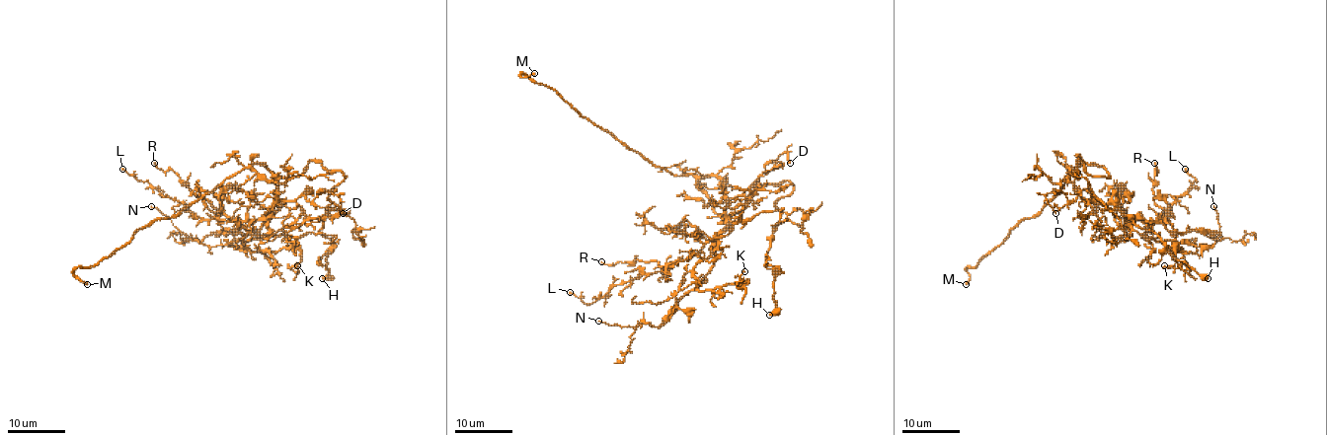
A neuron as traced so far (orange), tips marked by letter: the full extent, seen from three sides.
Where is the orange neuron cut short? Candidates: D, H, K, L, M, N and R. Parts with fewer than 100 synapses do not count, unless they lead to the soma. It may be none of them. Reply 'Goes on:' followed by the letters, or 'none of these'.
Goes on: M

